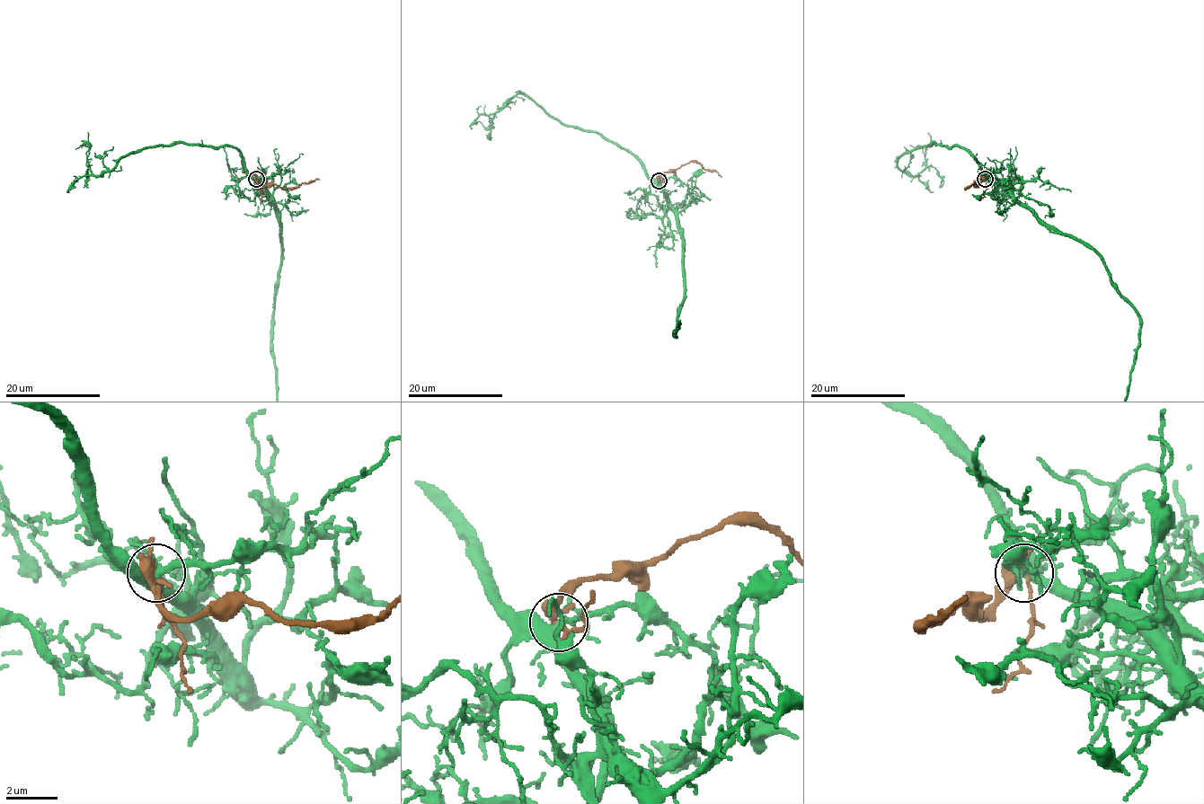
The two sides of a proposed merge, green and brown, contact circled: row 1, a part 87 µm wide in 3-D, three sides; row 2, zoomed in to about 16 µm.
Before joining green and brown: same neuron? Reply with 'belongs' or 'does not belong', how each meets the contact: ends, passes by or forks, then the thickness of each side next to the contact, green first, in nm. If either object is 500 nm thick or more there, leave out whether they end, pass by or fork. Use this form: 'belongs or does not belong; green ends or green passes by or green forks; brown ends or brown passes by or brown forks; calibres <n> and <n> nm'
does not belong; green forks; brown forks; calibres 320 and 320 nm

